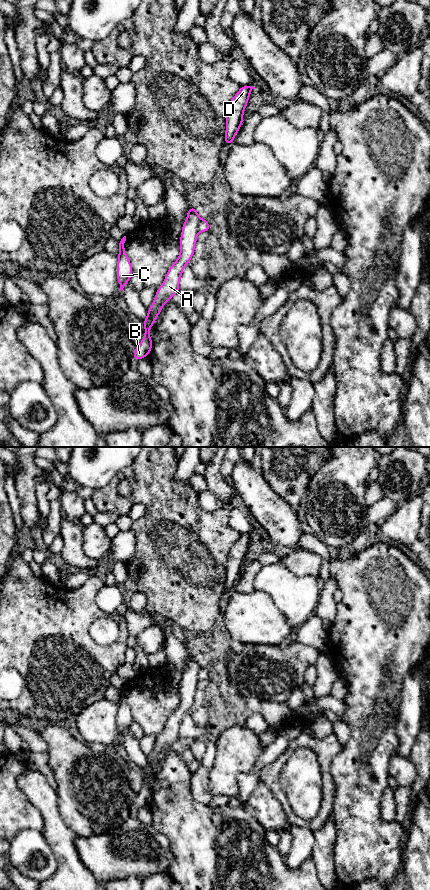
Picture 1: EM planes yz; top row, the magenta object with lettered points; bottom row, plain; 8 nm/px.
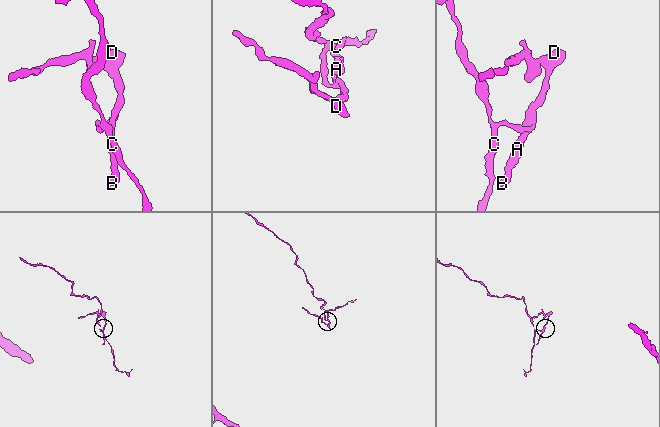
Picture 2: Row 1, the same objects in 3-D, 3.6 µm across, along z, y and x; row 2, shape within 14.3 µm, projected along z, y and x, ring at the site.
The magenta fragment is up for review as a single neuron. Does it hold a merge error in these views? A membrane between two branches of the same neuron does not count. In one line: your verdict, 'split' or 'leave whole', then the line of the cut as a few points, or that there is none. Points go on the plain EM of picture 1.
split | yz (201, 667), (198, 679)

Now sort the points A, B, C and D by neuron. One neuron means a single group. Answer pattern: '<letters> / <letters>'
A B D / C

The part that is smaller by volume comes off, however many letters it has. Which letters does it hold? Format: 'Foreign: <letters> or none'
Foreign: A, B, D

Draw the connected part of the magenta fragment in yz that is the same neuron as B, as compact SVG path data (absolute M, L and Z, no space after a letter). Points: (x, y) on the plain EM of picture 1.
M190 655L187 667L182 675L179 705L168 718L164 730L157 738L152 754L148 757L147 766L143 770L145 776L144 785L141 791L136 794L132 804L137 808L149 803L152 797L152 787L149 784L149 779L166 750L171 748L171 745L180 738L179 729L184 715L189 711L194 702L200 669L201 666L196 657Z

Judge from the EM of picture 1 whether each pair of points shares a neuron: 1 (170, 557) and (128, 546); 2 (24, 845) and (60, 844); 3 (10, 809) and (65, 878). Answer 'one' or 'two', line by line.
1: two
2: two
3: two

